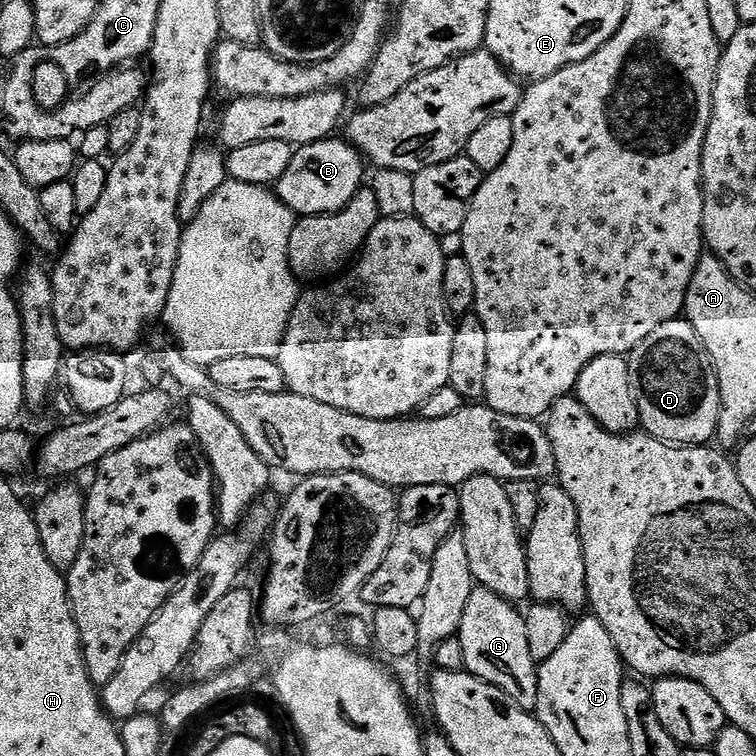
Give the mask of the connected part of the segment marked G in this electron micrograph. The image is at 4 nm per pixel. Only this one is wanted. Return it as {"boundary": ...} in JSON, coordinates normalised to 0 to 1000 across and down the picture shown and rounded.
{"boundary":[[[626,776],[616,812],[611,812],[607,833],[614,866],[614,884],[644,905],[659,907],[685,934],[708,938],[712,923],[712,874],[701,865],[701,848],[696,844],[696,823],[681,798],[665,794],[646,778]]]}

